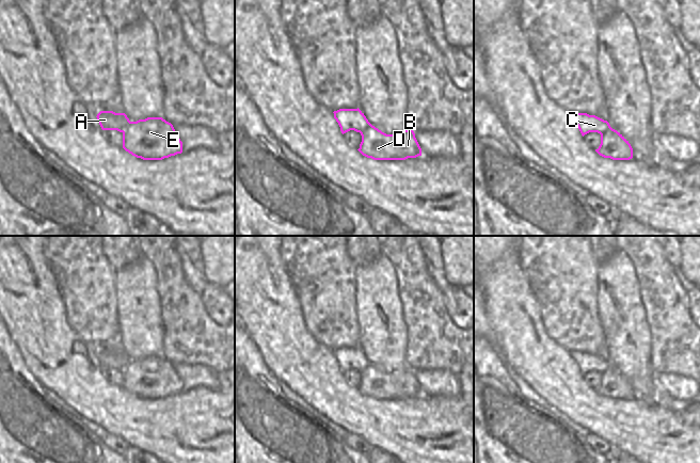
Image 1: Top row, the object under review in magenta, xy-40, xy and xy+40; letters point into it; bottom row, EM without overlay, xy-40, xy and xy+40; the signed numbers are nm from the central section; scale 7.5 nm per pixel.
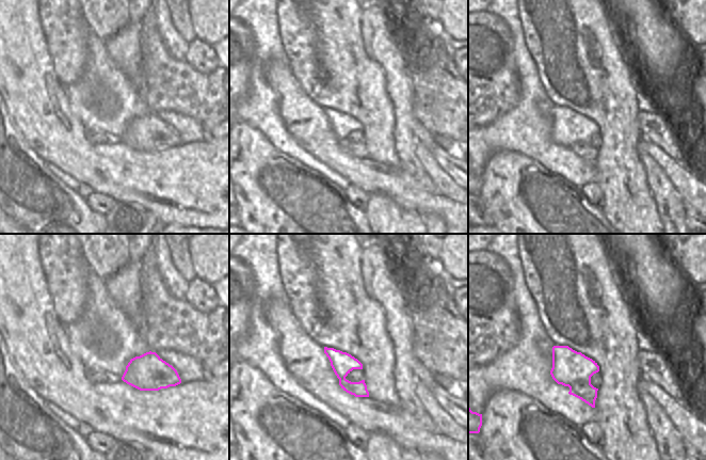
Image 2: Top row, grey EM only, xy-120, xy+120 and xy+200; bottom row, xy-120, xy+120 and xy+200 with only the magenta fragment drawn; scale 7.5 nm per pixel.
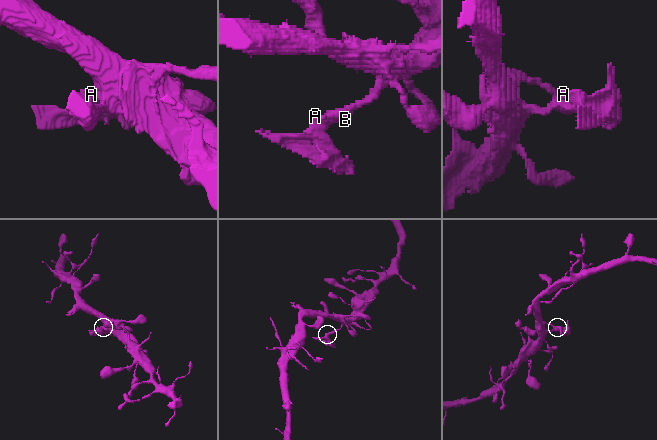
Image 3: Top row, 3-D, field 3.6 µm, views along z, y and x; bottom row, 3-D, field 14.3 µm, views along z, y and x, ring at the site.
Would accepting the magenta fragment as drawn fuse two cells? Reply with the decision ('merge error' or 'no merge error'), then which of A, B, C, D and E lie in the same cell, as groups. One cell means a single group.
merge error; groups A C / B D E

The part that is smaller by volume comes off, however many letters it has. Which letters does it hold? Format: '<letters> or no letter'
A, C

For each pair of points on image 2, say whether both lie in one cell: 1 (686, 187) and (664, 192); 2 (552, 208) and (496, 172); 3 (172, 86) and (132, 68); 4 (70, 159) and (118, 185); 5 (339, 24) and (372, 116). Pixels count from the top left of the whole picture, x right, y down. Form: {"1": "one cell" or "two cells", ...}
{"1": "two cells", "2": "one cell", "3": "two cells", "4": "one cell", "5": "one cell"}

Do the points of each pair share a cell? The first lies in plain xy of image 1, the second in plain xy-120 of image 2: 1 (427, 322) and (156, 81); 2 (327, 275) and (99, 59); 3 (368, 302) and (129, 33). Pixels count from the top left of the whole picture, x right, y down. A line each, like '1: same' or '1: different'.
1: same
2: different
3: same

